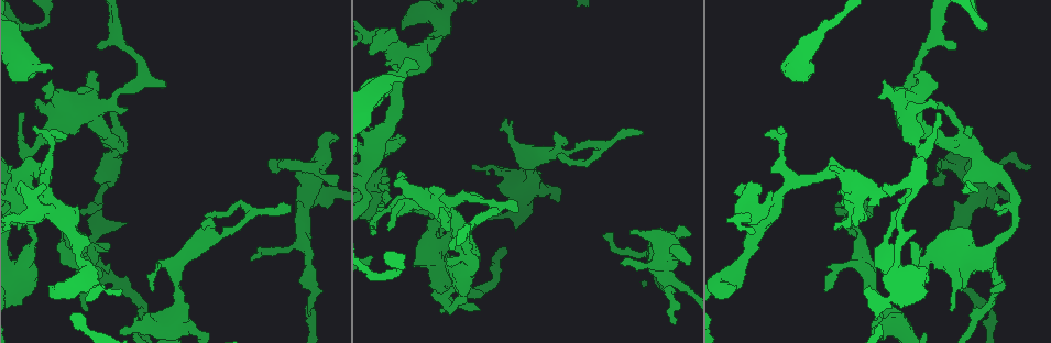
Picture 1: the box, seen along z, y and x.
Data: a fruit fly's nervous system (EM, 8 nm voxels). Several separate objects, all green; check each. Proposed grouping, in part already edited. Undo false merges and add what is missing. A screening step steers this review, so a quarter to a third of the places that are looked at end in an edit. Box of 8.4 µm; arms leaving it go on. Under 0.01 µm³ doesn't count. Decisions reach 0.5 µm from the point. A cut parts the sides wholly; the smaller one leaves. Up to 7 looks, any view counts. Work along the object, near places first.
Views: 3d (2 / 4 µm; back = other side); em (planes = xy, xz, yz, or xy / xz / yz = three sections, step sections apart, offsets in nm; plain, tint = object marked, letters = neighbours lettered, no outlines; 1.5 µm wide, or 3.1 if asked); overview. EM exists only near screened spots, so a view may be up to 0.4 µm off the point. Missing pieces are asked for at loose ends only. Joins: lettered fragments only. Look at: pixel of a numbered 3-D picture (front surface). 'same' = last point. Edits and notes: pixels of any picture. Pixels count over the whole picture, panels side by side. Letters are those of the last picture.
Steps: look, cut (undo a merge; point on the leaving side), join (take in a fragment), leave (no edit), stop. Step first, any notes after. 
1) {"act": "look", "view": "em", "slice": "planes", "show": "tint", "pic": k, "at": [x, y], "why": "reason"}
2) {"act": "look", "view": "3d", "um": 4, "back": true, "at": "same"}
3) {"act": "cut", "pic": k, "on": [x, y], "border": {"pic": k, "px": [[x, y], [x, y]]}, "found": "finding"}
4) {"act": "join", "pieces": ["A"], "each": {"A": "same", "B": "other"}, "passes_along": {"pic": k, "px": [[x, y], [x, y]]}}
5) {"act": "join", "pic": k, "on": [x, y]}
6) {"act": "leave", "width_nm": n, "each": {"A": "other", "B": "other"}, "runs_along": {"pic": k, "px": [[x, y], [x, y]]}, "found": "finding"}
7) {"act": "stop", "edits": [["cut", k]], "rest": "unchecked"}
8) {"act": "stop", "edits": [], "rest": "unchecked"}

{"act": "look", "view": "em", "slice": "planes", "show": "letters", "pic": 1, "at": [1009, 161], "why": "sharp bend"}

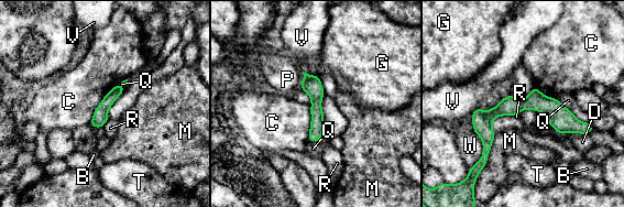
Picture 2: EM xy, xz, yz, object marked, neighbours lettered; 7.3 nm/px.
{"act": "leave", "each": {"B": "other", "C": "other", "D": "other", "G": "other", "M": "other", "P": "other", "Q": "other", "R": "other", "T": "other", "V": "other", "W": "other"}, "runs_along": {"pic": 2, "px": [[474, 115], [543, 104], [589, 129]]}, "found": "all the same neuron"}

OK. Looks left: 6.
{"act": "look", "view": "3d", "um": 2, "pic": 1, "at": [389, 276], "why": "sudden change in width"}

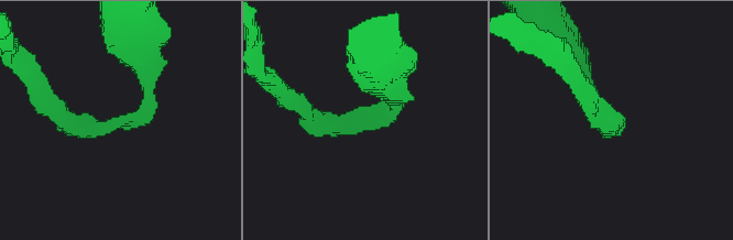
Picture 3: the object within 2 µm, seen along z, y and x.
{"act": "look", "view": "em", "slice": "planes", "show": "letters", "pic": 3, "at": [603, 128], "arm_widths_nm": [180, 280], "why": "need the tissue"}

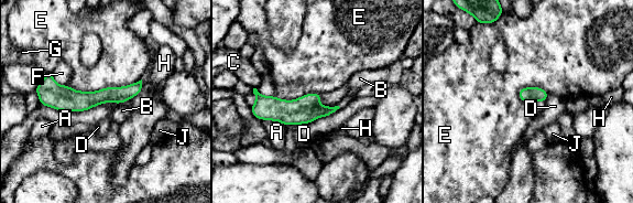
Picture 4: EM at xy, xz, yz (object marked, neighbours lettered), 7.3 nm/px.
{"act": "leave", "width_nm": 180, "each": {"A": "other", "B": "other", "C": "other", "D": "other", "E": "other", "F": "other", "G": "other", "H": "other", "J": "other"}, "runs_along": {"pic": 4, "px": [[139, 86], [95, 98], [39, 91]]}, "found": "one neuron here"}

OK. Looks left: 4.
{"act": "look", "view": "em", "slice": "planes", "show": "letters", "pic": 1, "at": [920, 155], "why": "abrupt turn"}

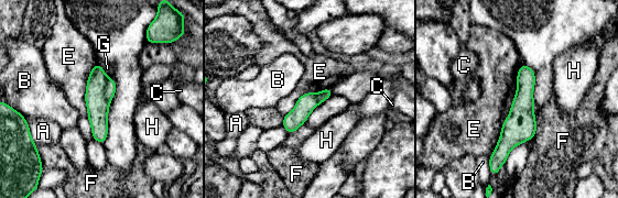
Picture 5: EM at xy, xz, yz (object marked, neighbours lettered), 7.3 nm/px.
{"act": "cut", "pic": 5, "on": [97, 105], "longest_contact_nm": ["E", 700], "each": {"A": "other", "B": "other", "C": "other", "E": "other", "F": "other", "G": "other", "H": "other"}, "found": "a second neuron is stuck on"}

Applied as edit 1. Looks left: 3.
{"act": "stop", "edits": [["cut", 5]], "rest": "unchecked"}

